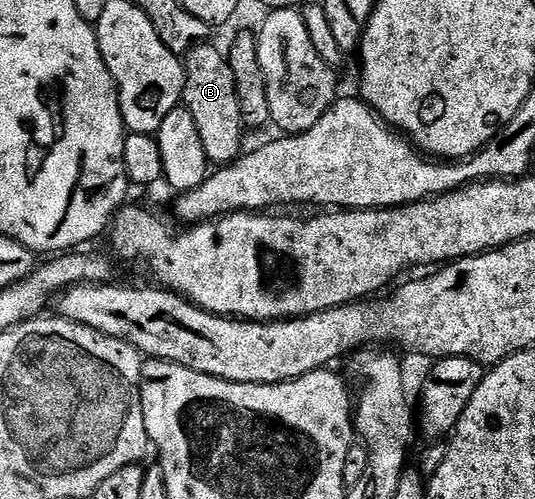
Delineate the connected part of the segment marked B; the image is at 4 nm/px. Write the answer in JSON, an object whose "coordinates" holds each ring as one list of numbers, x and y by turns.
{"coordinates":[[201,43,194,49,188,50,183,58,184,62,184,95,182,98,183,108,187,109,190,119,194,119,194,127,198,129,198,139,202,141,202,147,209,162,213,166,223,167,232,164,237,157,241,156,240,140,244,137,244,121,240,118,240,99,236,95,238,82,235,75,230,71,230,63,223,52,220,53,209,43]]}

